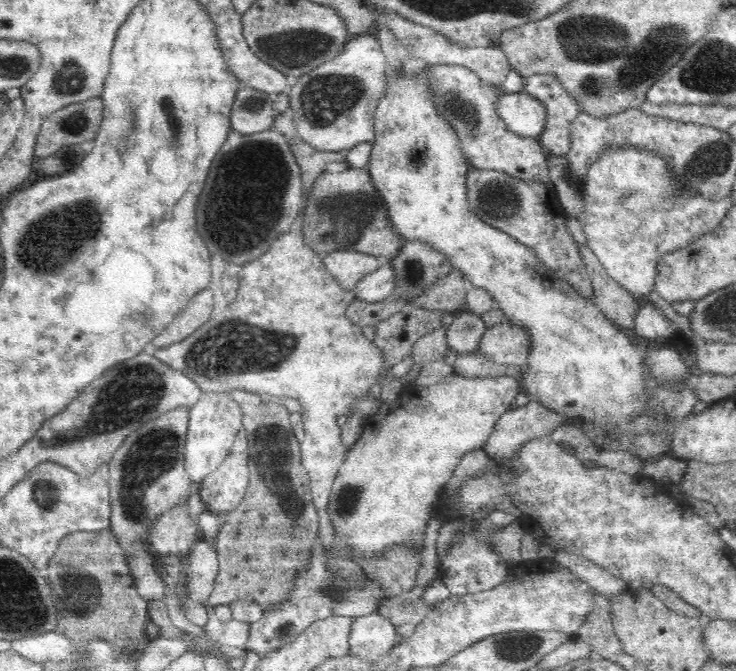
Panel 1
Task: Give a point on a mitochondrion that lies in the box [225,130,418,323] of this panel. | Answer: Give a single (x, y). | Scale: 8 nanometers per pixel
(347, 216)

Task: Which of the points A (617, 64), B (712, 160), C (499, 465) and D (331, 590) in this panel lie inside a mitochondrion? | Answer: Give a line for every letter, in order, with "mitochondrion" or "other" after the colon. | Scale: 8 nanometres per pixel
A: mitochondrion
B: mitochondrion
C: other
D: mitochondrion

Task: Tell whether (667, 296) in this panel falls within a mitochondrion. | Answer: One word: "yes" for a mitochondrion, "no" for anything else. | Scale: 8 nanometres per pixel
no

